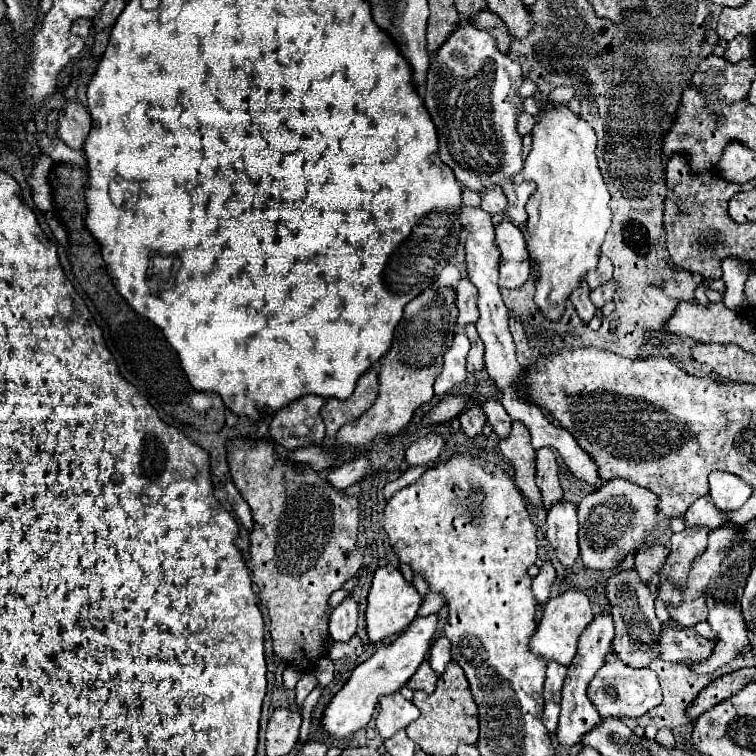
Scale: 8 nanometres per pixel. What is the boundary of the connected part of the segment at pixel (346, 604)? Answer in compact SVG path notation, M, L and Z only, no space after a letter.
M349 593L349 597L343 599L343 603L339 607L335 607L335 611L331 613L329 619L329 633L335 641L349 641L355 635L357 629L357 601L353 597L353 593Z

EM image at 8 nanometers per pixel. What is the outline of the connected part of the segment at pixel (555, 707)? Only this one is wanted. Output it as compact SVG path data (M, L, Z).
M547 701L545 703L545 711L543 711L543 725L549 733L555 731L557 727L557 721L559 721L559 703L553 703L553 701Z

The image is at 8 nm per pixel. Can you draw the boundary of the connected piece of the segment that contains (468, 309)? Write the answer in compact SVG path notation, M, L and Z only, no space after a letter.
M465 277L459 281L455 291L457 291L457 309L459 309L457 325L465 326L467 323L475 323L479 319L475 285L471 281L467 281L467 277Z

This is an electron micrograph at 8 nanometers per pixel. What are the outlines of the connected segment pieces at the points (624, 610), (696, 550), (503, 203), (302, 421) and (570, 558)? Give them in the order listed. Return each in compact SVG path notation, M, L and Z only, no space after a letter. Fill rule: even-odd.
M635 569L629 571L615 571L607 577L605 597L611 605L611 615L615 621L615 639L613 647L615 653L631 667L645 667L659 655L659 635L661 623L655 617L655 597L651 589L639 579Z
M693 527L671 537L671 553L665 565L659 571L657 597L665 603L665 607L679 607L683 601L683 591L687 585L687 577L693 561L703 555L707 547L709 529Z
M491 187L491 191L485 191L481 195L481 209L489 215L507 213L507 197L499 187Z
M307 395L275 411L269 423L271 439L287 451L319 445L325 437L323 421L319 417L323 403L325 399L319 395Z
M565 499L553 503L549 509L547 509L547 539L549 543L555 547L555 553L561 561L563 567L571 567L575 563L575 559L579 557L579 543L577 543L577 531L579 531L579 525L577 525L577 507Z

